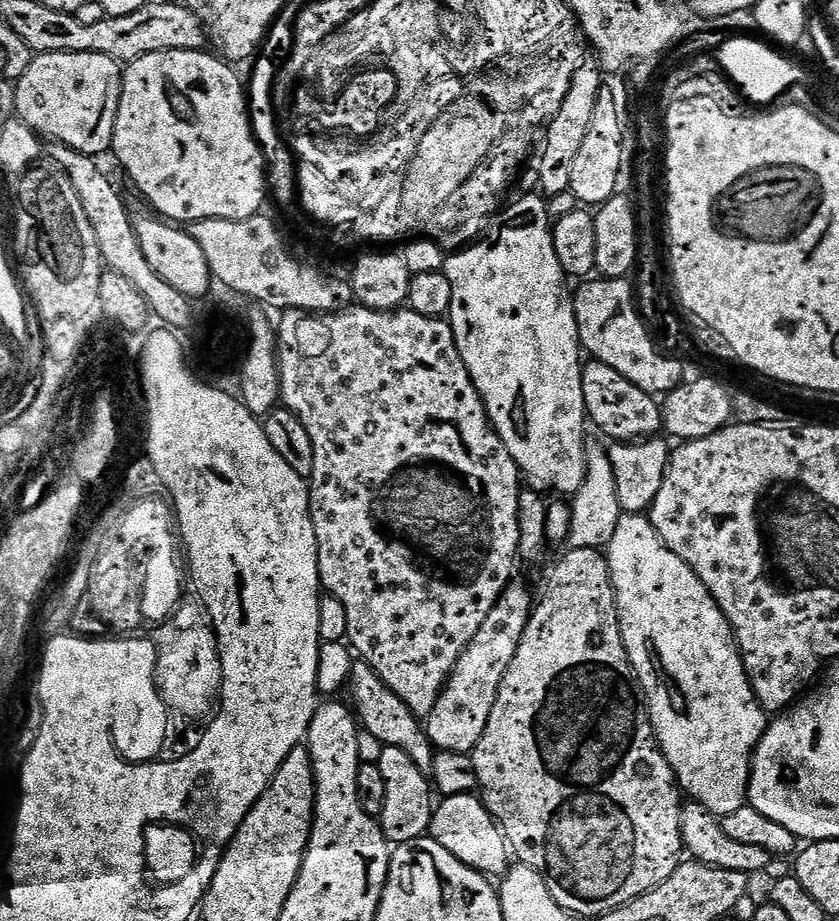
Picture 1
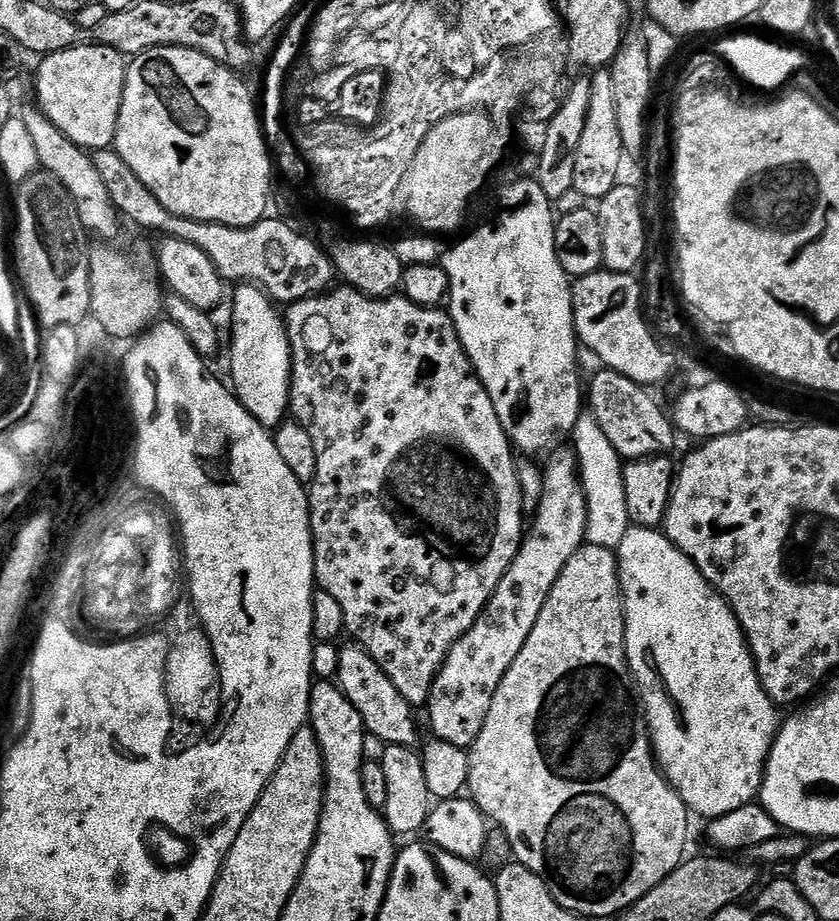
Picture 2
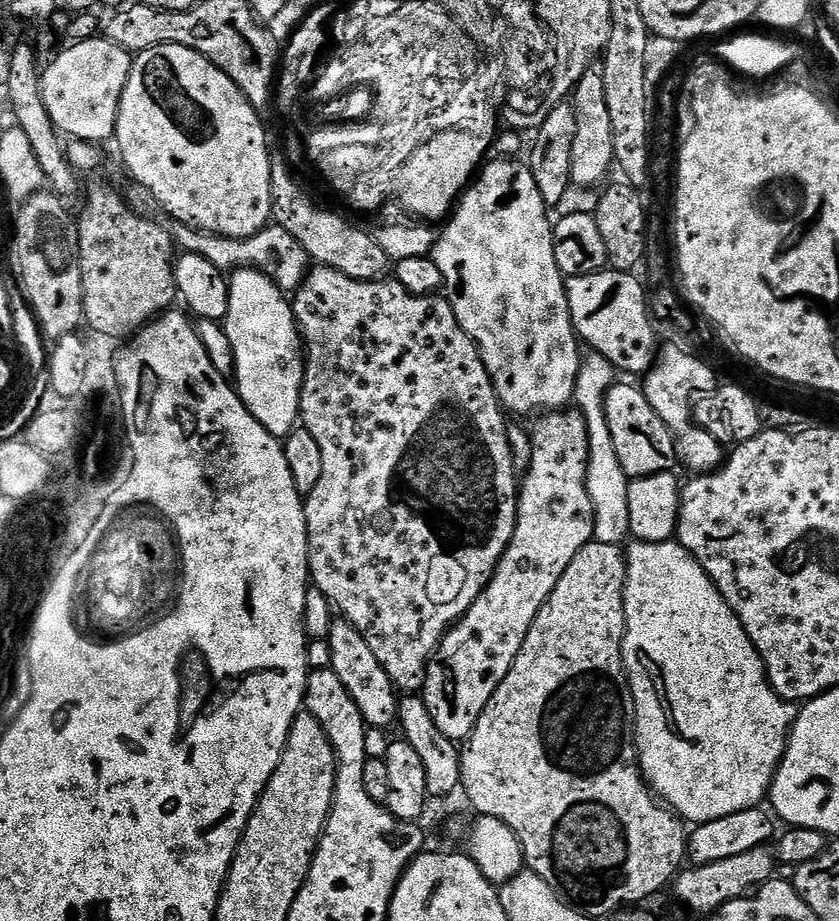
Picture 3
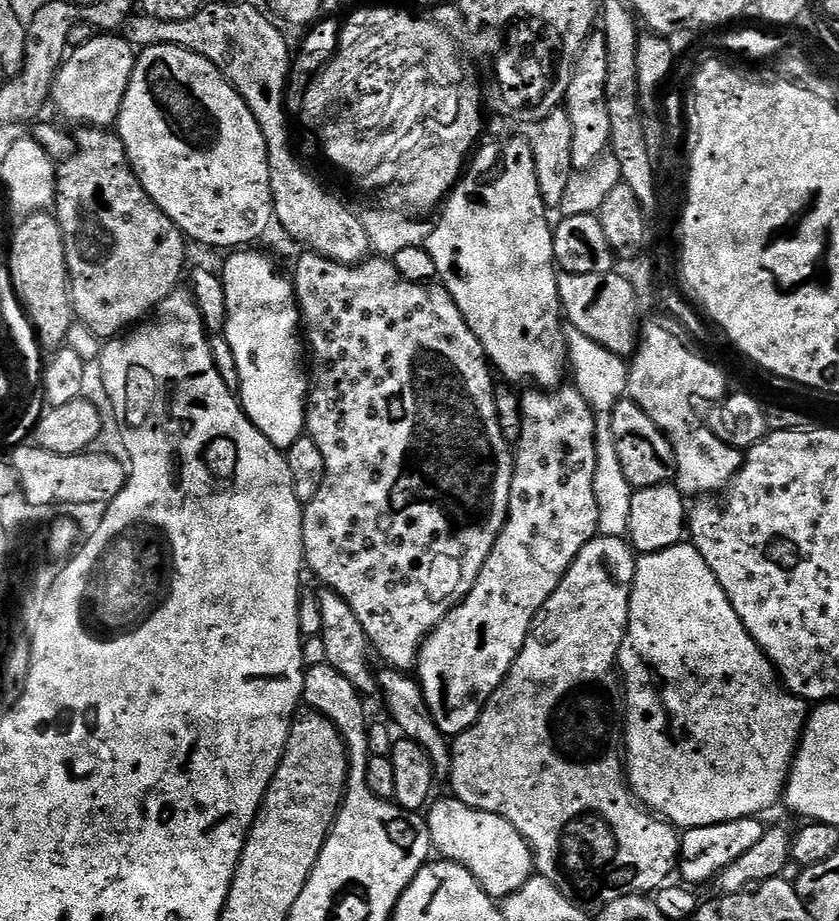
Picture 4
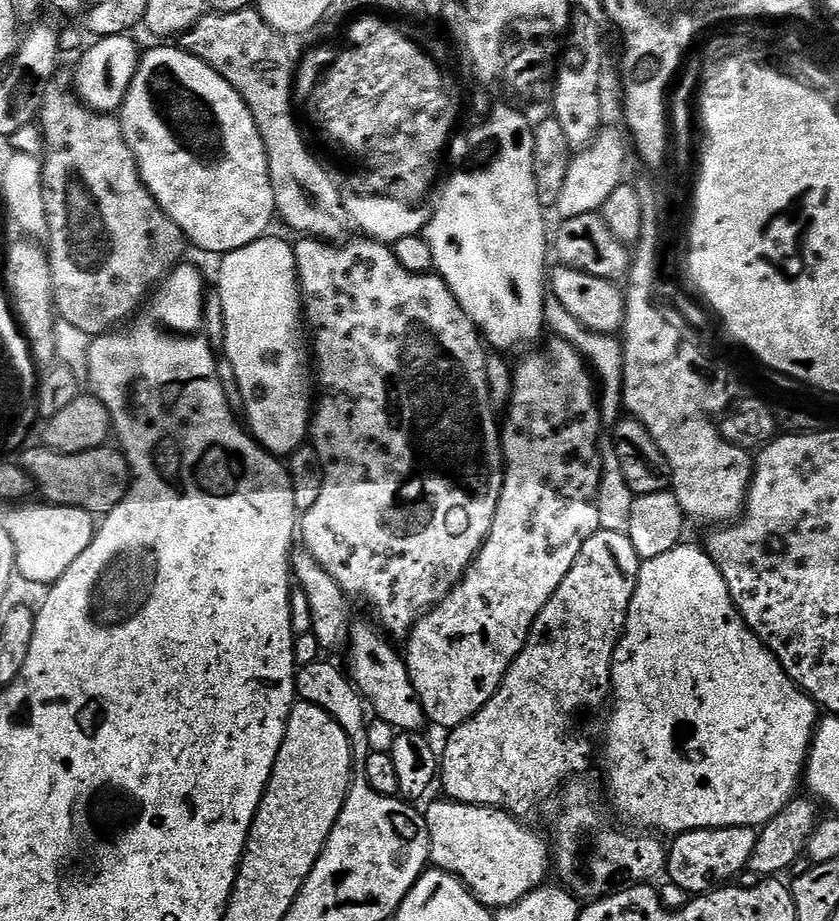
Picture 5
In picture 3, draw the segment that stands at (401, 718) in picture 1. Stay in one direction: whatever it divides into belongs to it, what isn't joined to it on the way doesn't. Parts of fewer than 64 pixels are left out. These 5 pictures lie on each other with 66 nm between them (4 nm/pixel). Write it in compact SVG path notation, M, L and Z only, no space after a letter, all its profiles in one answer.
M333 619L328 635L330 646L330 667L334 674L342 681L342 686L350 690L350 698L362 710L362 718L365 725L370 728L391 729L397 723L400 715L400 700L398 689L390 682L390 674L382 670L382 662L378 662L377 656L370 651L366 638L358 634L354 625L346 619Z

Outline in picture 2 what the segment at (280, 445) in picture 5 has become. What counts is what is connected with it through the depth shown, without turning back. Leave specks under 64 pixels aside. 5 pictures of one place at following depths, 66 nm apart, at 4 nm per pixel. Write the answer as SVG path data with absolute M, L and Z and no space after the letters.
M241 283L232 296L232 380L240 405L259 424L275 430L290 412L288 395L292 389L292 347L281 309L252 283Z

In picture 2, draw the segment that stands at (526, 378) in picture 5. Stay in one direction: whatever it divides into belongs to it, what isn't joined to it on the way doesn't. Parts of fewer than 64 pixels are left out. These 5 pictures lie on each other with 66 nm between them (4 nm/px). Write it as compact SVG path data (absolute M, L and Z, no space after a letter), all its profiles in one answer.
M567 447L559 448L547 457L548 461L543 461L544 485L541 501L538 502L537 510L527 525L514 562L510 562L502 582L498 582L490 602L484 607L474 626L470 626L468 633L458 638L458 642L454 642L432 684L426 705L428 720L432 723L431 735L442 742L450 742L450 746L458 746L465 750L472 747L482 730L482 722L486 722L486 714L490 714L490 702L494 702L494 694L506 670L510 670L514 658L518 658L526 638L530 638L530 630L534 630L534 622L538 622L538 614L542 614L542 606L546 606L546 598L554 582L558 582L558 574L562 574L566 562L570 562L570 558L574 558L574 554L586 543L584 534L588 511L586 498L580 486L576 454Z

